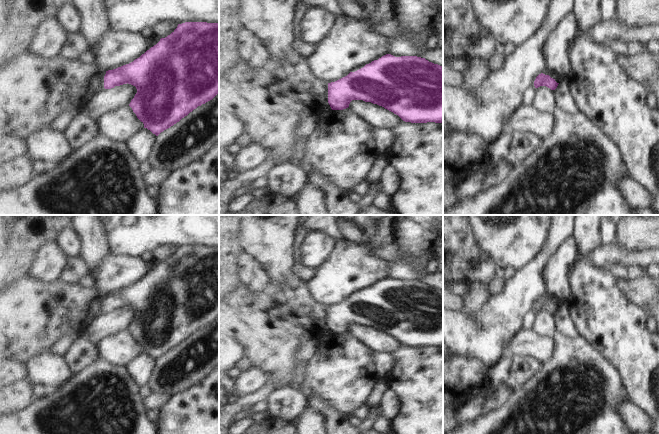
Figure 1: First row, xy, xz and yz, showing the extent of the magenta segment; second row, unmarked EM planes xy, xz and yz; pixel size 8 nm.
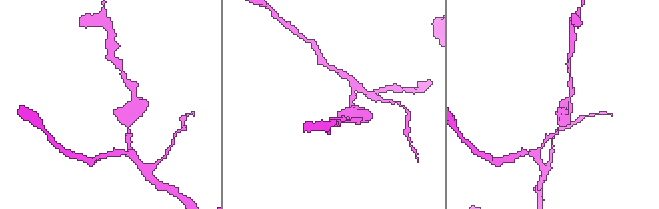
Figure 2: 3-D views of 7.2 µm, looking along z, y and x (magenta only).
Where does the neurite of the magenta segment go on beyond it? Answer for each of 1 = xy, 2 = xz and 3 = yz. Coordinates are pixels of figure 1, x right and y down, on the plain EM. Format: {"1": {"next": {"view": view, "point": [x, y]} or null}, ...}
{"1": {"next": null}, "2": {"next": null}, "3": {"next": null}}

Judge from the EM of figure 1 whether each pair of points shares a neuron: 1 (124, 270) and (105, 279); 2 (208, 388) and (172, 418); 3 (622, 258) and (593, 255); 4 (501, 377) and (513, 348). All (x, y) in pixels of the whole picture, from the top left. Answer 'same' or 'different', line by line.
1: same
2: same
3: same
4: different

